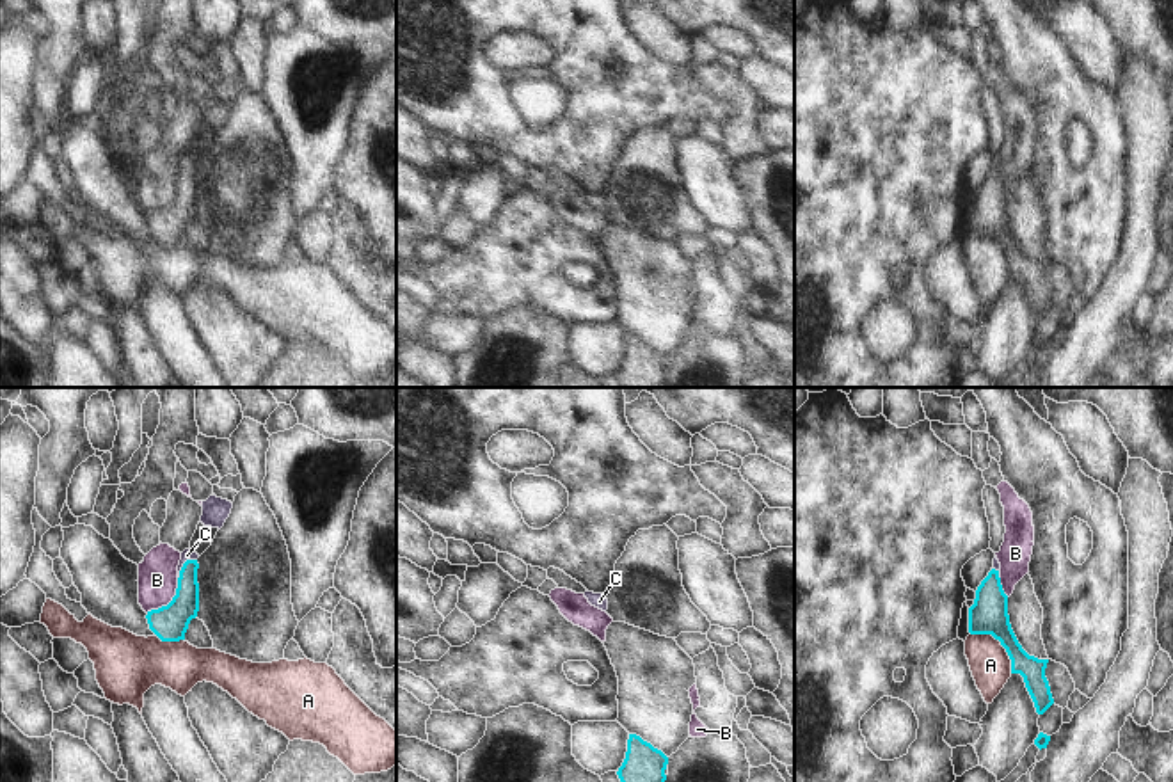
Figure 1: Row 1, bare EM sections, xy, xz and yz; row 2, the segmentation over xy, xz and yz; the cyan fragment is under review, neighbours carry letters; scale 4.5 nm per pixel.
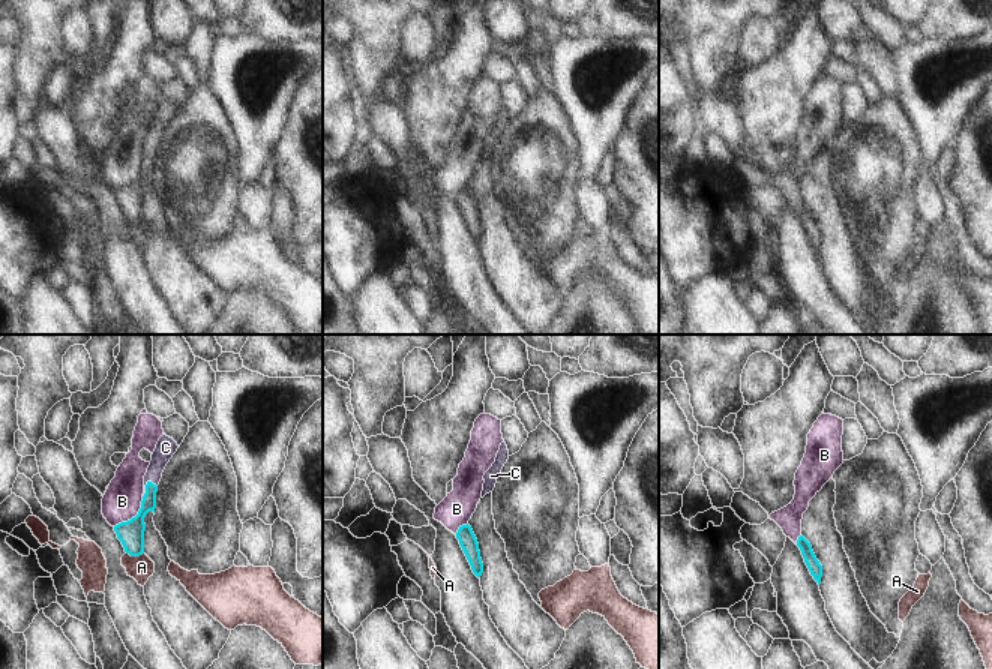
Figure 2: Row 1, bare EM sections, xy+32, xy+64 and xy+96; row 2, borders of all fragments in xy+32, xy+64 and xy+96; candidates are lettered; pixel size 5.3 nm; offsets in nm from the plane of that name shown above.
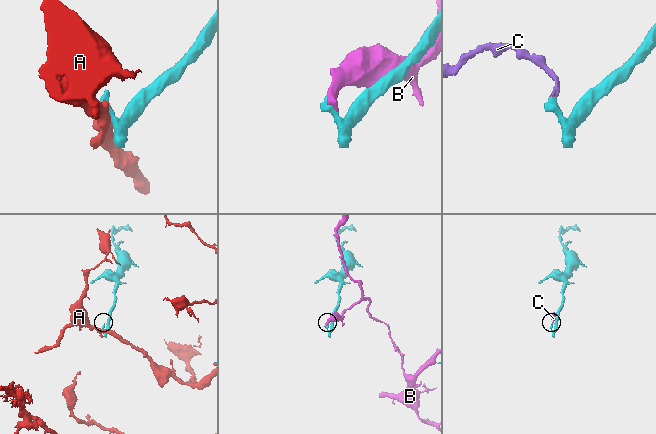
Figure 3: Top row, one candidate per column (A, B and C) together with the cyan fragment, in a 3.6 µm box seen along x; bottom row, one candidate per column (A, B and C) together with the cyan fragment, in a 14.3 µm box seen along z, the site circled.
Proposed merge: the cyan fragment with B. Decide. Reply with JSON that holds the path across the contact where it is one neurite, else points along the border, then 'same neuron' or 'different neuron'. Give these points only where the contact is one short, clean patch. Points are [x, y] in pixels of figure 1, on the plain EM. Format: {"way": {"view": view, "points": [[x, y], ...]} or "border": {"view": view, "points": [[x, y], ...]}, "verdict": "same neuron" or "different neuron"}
{"border": {"view": "xy", "points": [[178, 180], [175, 198], [166, 207], [146, 214]]}, "verdict": "different neuron"}

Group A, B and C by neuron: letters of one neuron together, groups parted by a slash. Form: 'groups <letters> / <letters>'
groups A / B / C

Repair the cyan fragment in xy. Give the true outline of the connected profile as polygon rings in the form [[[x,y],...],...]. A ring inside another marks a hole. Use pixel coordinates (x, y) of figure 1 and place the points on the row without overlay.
[[[190,149],[181,155],[178,167],[178,190],[176,197],[167,208],[148,213],[146,220],[149,231],[162,243],[185,242],[185,235],[192,220],[199,213],[199,185],[197,185],[197,165],[199,156]]]

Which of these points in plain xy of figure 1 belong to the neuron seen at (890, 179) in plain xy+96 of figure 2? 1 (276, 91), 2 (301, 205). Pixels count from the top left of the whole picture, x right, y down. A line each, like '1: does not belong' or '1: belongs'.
1: does not belong
2: does not belong

